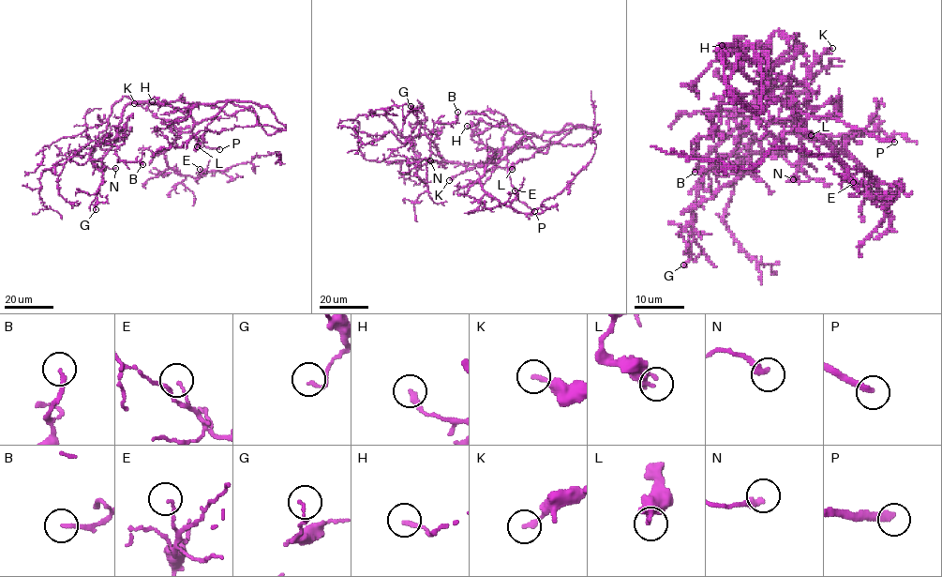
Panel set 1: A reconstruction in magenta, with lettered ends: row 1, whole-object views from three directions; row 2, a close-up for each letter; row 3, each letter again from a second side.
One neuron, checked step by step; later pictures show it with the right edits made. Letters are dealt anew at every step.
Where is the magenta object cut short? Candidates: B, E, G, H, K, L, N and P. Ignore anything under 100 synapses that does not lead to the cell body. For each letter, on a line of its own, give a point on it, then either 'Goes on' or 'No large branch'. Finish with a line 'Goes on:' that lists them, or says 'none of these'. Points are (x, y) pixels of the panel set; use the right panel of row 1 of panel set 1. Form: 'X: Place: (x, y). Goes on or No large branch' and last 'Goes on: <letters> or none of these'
B: Place: (695, 172). No large branch
E: Place: (853, 182). No large branch
G: Place: (683, 265). No large branch
H: Place: (722, 45). No large branch
K: Place: (832, 48). No large branch
L: Place: (811, 135). No large branch
N: Place: (793, 179). No large branch
P: Place: (894, 142). Goes on
Goes on: P

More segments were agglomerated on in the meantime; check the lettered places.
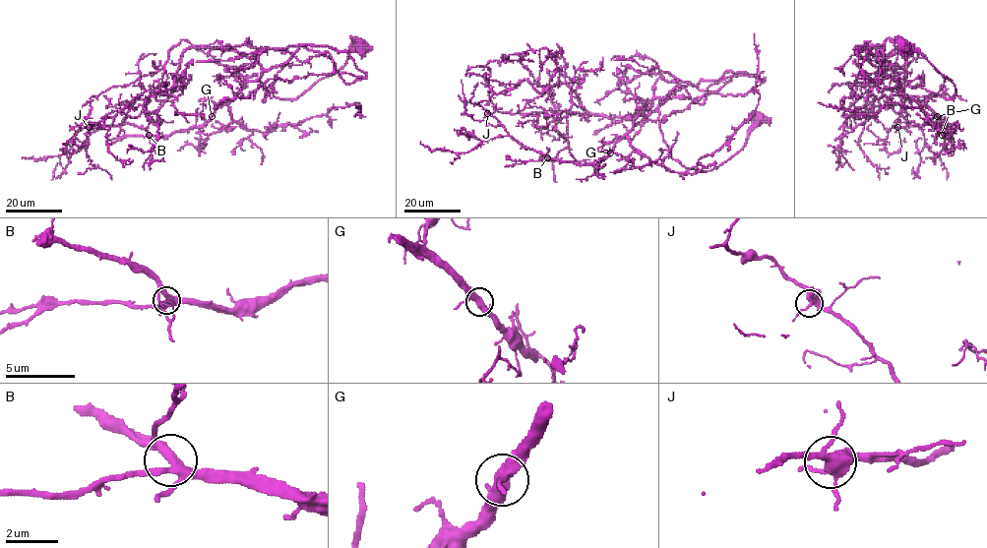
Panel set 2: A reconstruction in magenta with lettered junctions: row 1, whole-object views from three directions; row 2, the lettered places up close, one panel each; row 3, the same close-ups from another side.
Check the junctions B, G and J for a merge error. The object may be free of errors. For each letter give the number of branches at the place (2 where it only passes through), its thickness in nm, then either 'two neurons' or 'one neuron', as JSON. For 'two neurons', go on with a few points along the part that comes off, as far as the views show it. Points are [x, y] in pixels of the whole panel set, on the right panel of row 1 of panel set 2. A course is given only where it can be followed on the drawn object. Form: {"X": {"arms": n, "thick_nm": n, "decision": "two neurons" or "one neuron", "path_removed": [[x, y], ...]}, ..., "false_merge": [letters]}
{"B": {"arms": 4, "thick_nm": 320, "decision": "one neuron"}, "G": {"arms": 4, "thick_nm": 380, "decision": "one neuron"}, "J": {"arms": 4, "thick_nm": 380, "decision": "one neuron"}, "false_merge": []}

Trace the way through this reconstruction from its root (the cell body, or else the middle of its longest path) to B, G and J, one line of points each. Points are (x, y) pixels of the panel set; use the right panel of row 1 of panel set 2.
B: (902, 47), (921, 54), (956, 88), (954, 98), (947, 99), (895, 81), (949, 127), (942, 135)
G: (902, 47), (921, 54), (954, 84), (954, 98), (947, 99), (895, 81), (904, 93), (937, 116)
J: (902, 47), (948, 78), (956, 95), (947, 99), (895, 81), (949, 131), (944, 137), (932, 123), (897, 127)

